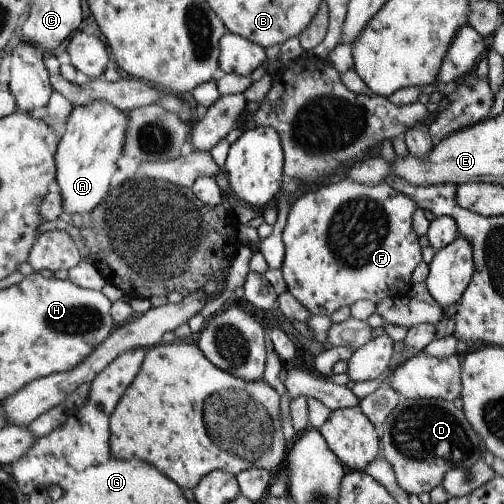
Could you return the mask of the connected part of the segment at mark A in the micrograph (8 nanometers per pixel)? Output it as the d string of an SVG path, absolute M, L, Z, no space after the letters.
M91 102L85 106L73 107L65 132L56 145L53 154L55 183L59 187L62 217L67 220L72 214L89 213L99 204L103 194L117 179L116 160L122 156L123 136L127 118L107 102Z

